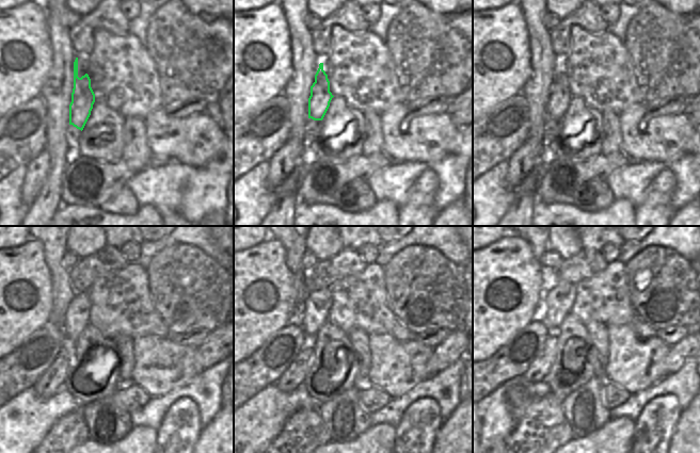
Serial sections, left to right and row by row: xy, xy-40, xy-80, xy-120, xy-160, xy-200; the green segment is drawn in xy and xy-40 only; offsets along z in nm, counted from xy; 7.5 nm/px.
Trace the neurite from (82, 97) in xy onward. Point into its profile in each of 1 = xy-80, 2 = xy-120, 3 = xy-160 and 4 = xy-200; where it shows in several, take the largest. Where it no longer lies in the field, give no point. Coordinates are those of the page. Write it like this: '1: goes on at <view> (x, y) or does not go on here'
1: goes on at xy-80 (558, 102)
2: goes on at xy-120 (76, 319)
3: goes on at xy-160 (315, 308)
4: goes on at xy-200 (558, 296)

